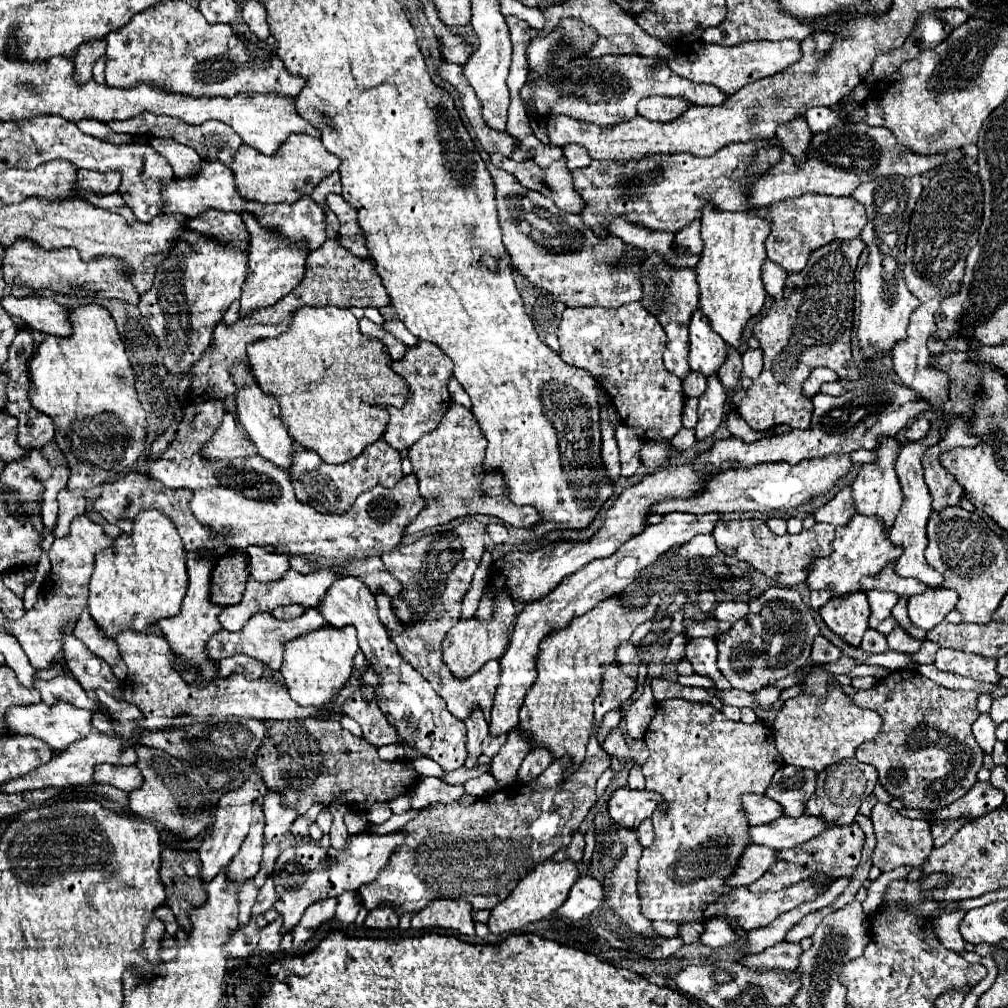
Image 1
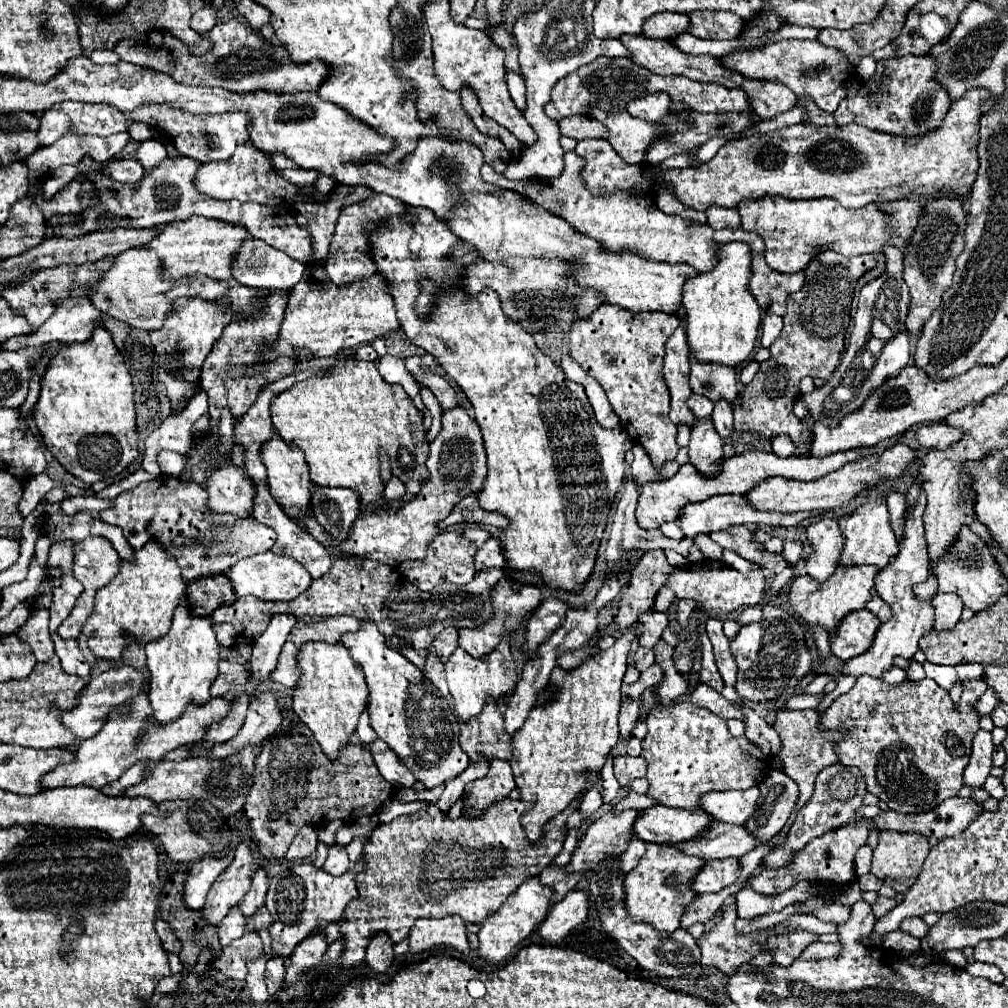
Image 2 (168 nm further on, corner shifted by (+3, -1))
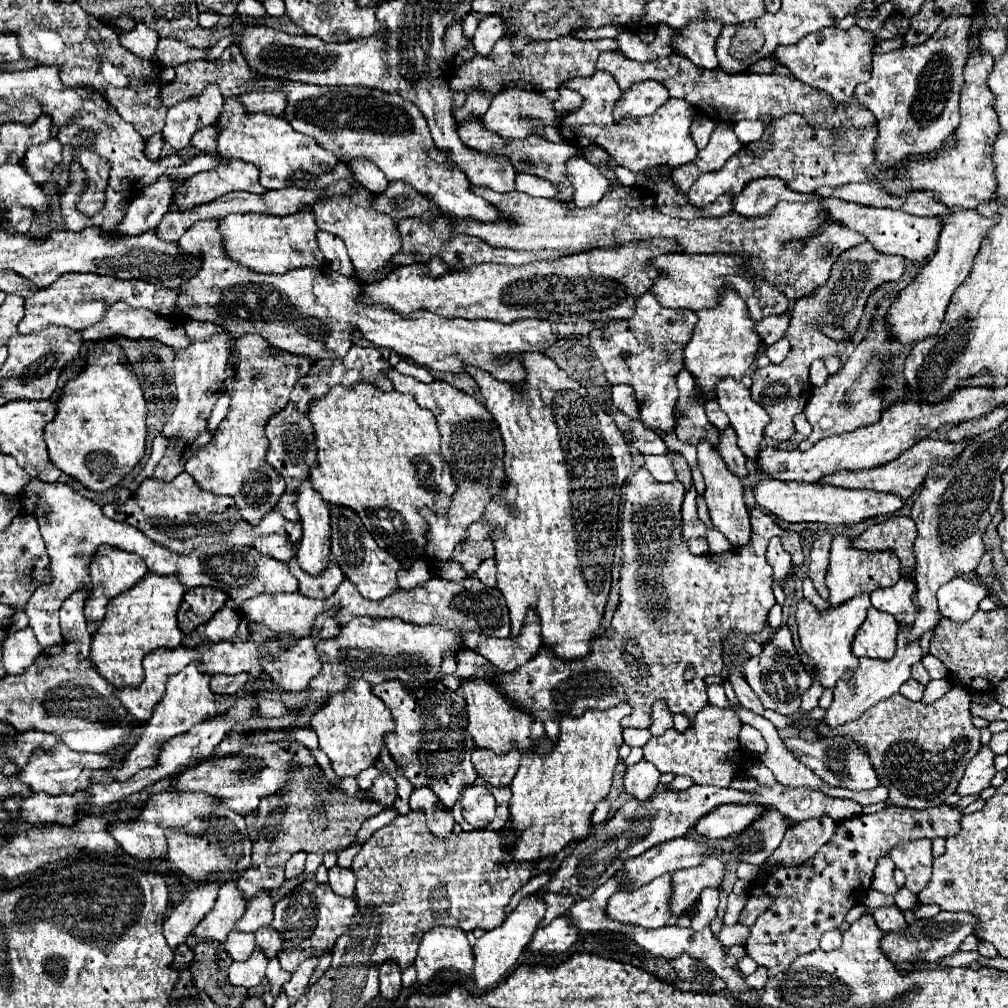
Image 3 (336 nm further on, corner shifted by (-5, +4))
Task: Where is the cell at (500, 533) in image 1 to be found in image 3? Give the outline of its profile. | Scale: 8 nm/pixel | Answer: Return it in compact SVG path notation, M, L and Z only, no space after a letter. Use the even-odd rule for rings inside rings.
M487 558L483 560L483 564L479 566L477 574L475 574L483 584L487 586L495 586L497 584L497 576L495 576L495 558Z

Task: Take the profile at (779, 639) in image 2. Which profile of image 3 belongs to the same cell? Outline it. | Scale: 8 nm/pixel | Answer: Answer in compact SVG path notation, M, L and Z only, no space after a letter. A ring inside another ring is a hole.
M779 626L777 630L771 632L771 636L761 644L763 652L759 656L751 656L745 662L745 680L751 686L751 690L757 694L761 704L769 710L775 710L783 716L793 716L799 712L801 704L801 694L811 686L811 674L805 670L801 658L797 656L791 630L789 626Z

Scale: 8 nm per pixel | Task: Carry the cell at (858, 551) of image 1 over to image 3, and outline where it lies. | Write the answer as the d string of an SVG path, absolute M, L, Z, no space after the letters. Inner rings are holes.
M859 594L851 600L847 600L847 604L839 604L839 608L829 604L825 610L819 610L805 598L801 598L797 602L795 616L797 616L797 624L799 624L799 638L801 638L803 650L809 654L815 670L821 672L819 682L823 688L835 688L835 682L839 678L845 678L849 684L853 682L853 676L847 674L847 672L853 672L857 666L857 658L851 652L851 640L853 640L855 632L859 630L859 626L863 624L869 608L871 608L869 594Z

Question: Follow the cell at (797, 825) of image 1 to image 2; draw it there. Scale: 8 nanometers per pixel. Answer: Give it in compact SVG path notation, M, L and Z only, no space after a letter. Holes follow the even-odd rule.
M715 823L703 837L695 841L677 843L673 847L681 849L683 853L691 857L699 857L703 861L717 861L727 857L743 857L749 853L755 845L751 845L751 837L747 831L743 831L739 825L731 823Z

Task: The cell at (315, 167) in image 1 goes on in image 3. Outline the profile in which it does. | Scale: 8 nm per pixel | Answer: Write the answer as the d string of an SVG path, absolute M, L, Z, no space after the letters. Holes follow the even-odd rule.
M225 158L221 160L223 164L219 164L219 168L213 168L213 172L199 172L199 176L191 176L181 192L177 192L171 208L187 210L191 206L211 202L233 190L255 194L267 192L259 182L259 168L255 168L255 164L235 158L229 158L229 162L225 162Z

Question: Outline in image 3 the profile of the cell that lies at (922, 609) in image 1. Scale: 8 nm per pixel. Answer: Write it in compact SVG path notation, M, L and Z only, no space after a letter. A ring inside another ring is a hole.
M953 578L949 584L941 586L937 592L941 614L959 624L967 622L975 614L979 602L985 596L987 596L985 586L971 584L963 578Z

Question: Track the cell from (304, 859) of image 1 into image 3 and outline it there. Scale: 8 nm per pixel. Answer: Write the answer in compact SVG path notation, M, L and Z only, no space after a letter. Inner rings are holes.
M305 880L295 890L279 898L271 926L281 934L283 940L283 948L279 952L281 968L293 972L305 958L321 956L325 950L333 948L335 940L349 932L351 916L357 914L357 910L355 898L343 898L331 892L329 884L319 884L317 880Z

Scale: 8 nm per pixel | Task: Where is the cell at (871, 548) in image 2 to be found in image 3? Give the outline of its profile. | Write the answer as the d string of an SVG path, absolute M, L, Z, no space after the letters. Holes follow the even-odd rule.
M841 534L841 536L835 536L835 540L831 544L831 564L829 564L825 582L827 582L829 590L831 590L829 602L833 606L843 604L851 596L857 596L859 592L873 592L877 588L891 586L901 578L901 574L899 574L899 558L891 550L879 550L879 552L859 550L859 548L853 546L855 540L857 540L857 536Z

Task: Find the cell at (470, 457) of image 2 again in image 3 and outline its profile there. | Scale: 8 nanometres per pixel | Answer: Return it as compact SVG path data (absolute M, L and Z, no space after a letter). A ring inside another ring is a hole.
M389 370L387 376L393 380L393 388L397 392L413 394L421 408L429 408L435 414L441 438L445 438L441 442L445 450L445 462L451 468L453 478L457 478L457 490L445 514L437 514L431 508L421 508L419 514L429 524L429 530L425 532L427 536L425 554L429 556L429 560L449 560L455 544L465 538L467 526L481 520L485 504L491 500L491 496L501 488L505 480L505 472L503 472L505 450L499 428L483 404L479 404L473 396L445 382L433 380L429 384L423 384L411 376L399 374L397 370Z

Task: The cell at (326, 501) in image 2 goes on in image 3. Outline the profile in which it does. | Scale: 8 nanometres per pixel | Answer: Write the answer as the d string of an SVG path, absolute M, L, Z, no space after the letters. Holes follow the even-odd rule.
M335 504L331 506L331 556L341 566L345 576L355 584L359 594L369 600L381 600L399 588L395 578L399 562L389 552L383 552L383 548L375 544L373 536L361 524L359 516L351 512L351 508Z

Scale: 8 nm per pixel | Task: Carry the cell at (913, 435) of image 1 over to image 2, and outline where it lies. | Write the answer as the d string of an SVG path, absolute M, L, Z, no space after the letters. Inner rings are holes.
M927 423L917 427L917 441L925 449L943 451L953 443L961 441L961 437L963 437L963 429L951 427L947 423Z

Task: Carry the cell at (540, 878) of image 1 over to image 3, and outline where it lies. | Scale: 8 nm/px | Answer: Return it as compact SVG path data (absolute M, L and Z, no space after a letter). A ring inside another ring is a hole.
M527 894L527 896L523 896L519 906L507 916L507 920L499 928L495 928L491 932L485 932L477 940L477 944L473 946L473 954L475 954L473 978L475 978L479 988L493 988L505 974L513 972L513 968L517 964L517 958L527 948L535 930L539 928L541 920L545 918L545 908L547 906L545 906L545 902L539 894Z

